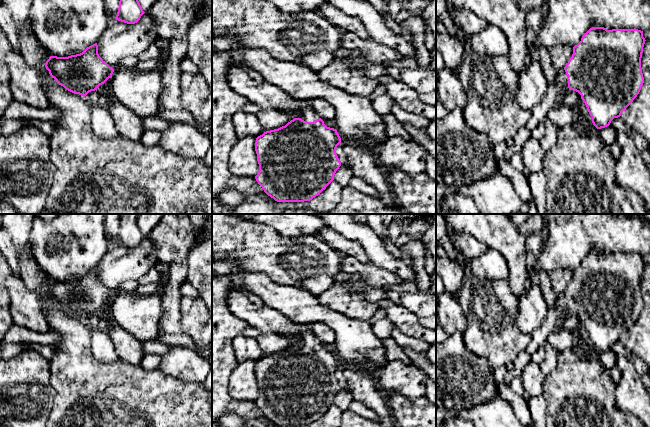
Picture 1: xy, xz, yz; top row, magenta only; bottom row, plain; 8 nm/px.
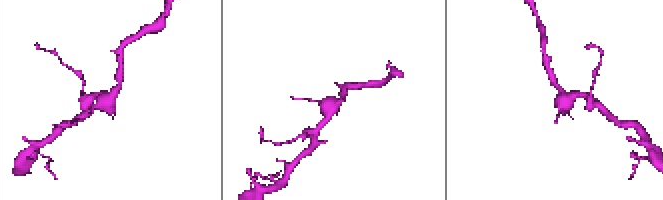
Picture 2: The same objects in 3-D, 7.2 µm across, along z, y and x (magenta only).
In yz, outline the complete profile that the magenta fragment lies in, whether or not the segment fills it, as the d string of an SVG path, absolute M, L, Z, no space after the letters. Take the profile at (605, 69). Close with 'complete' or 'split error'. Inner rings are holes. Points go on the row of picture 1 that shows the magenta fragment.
M590 28L573 47L572 57L566 66L558 70L556 82L548 84L542 101L530 110L531 116L524 127L531 131L538 126L547 117L549 110L558 105L560 96L567 90L581 95L597 129L609 126L633 102L644 83L641 58L645 41L643 31L635 28Z; split error

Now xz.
M311 100L301 101L302 114L285 126L264 132L256 138L259 164L256 181L277 202L304 202L318 196L334 180L341 162L336 148L341 138L336 129L327 127L312 108Z; split error

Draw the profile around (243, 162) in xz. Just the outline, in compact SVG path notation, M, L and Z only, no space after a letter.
M250 135L239 139L229 154L229 170L238 177L255 178L259 164L255 151L256 136Z

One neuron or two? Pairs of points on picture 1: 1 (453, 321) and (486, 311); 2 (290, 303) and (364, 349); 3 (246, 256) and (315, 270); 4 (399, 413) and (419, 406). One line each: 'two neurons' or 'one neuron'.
1: two neurons
2: one neuron
3: one neuron
4: one neuron

